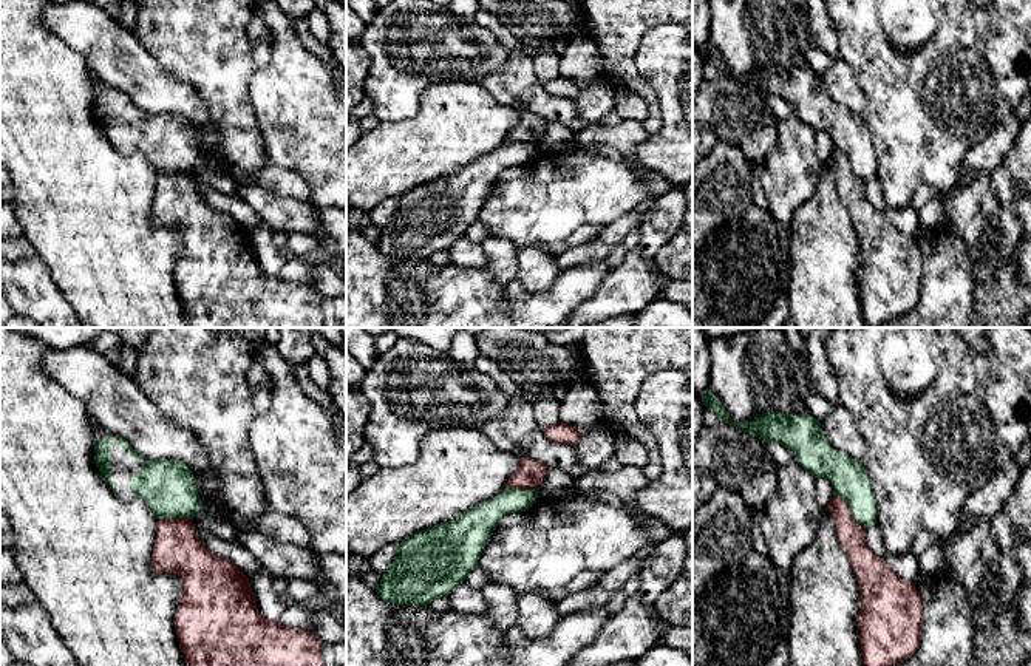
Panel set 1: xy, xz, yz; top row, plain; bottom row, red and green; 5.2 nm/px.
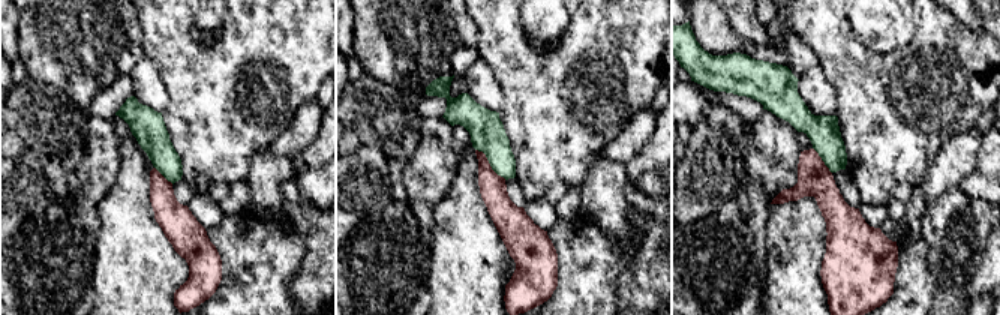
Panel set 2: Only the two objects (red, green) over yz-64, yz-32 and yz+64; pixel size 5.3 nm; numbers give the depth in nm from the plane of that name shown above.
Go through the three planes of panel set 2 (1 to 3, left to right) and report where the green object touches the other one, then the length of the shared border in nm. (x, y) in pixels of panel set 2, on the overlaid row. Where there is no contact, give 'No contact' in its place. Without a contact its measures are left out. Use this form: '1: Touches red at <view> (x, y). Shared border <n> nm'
1: Touches red at yz-64 (162, 176). Shared border 140 nm
2: Touches red at yz-32 (489, 164). Shared border 240 nm
3: Touches red at yz+64 (822, 161). Shared border 170 nm

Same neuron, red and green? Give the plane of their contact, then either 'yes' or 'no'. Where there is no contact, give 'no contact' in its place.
yz | no

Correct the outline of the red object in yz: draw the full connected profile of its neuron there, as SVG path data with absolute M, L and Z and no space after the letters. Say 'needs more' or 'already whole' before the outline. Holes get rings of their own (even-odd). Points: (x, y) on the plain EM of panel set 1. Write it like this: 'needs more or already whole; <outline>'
already whole; M835 150L824 164L833 170L838 193L859 238L861 261L855 277L859 284L861 312L867 328L878 328L884 321L907 314L920 301L921 250L914 236L900 232L884 212L873 207L867 198L864 181L853 173L842 151Z

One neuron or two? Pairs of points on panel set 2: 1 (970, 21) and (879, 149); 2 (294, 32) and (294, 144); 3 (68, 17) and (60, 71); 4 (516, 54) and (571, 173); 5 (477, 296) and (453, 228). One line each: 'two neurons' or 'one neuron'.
1: two neurons
2: two neurons
3: one neuron
4: one neuron
5: one neuron

